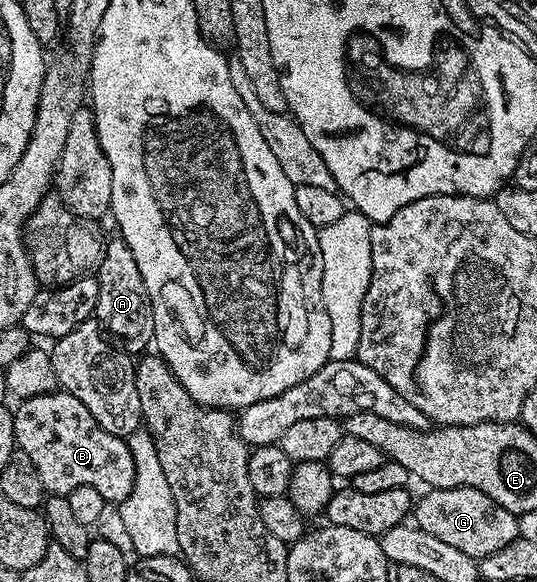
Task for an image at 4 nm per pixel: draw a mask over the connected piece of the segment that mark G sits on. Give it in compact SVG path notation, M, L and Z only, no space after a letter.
M455 487L429 489L426 494L426 497L422 501L420 498L415 505L417 528L435 535L435 539L443 539L443 543L463 551L463 555L480 559L507 547L521 537L518 514L507 511L507 507L499 507L499 503L483 495L483 491L471 487Z

